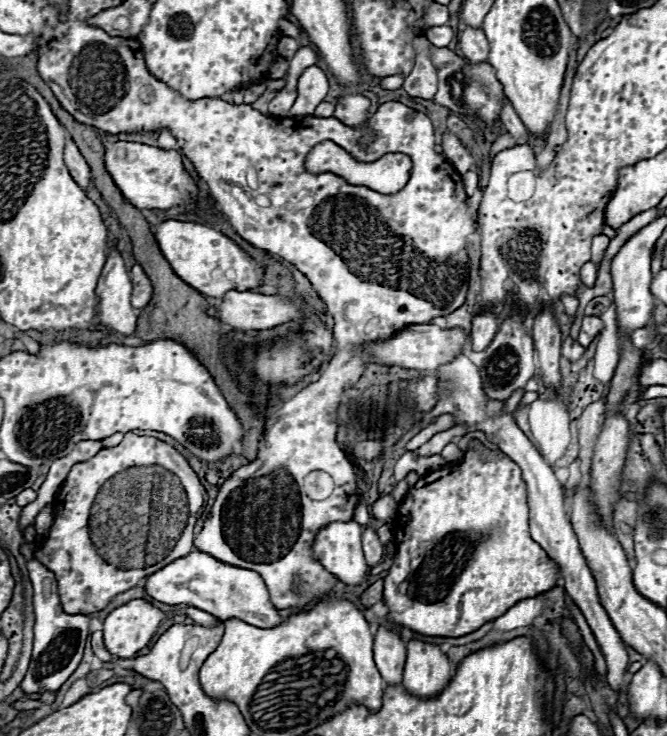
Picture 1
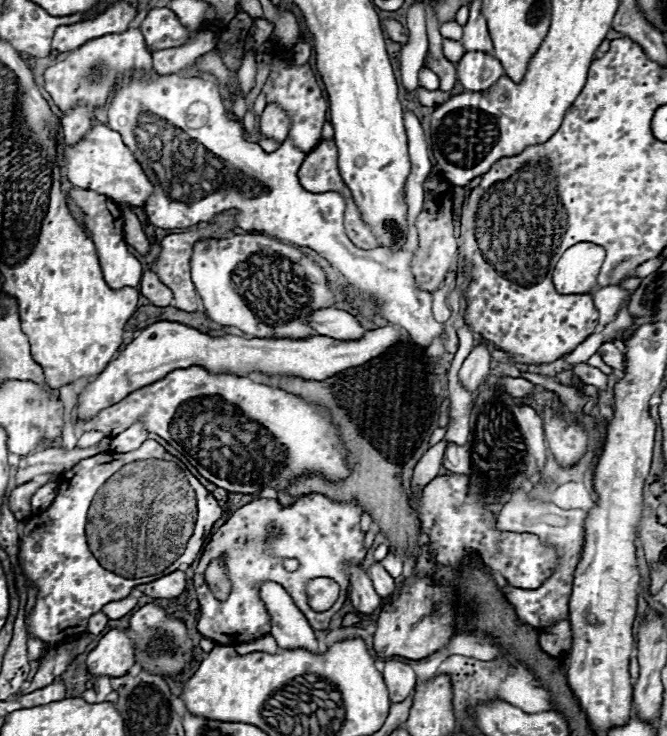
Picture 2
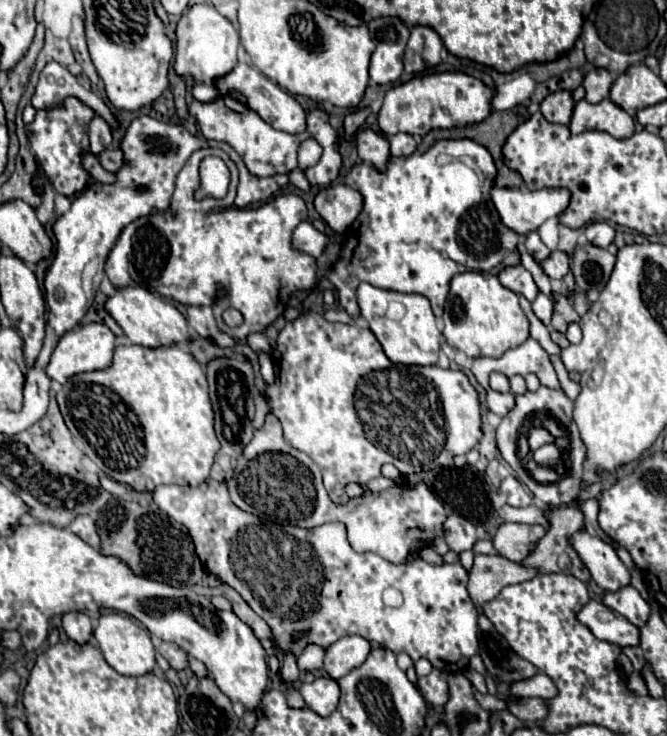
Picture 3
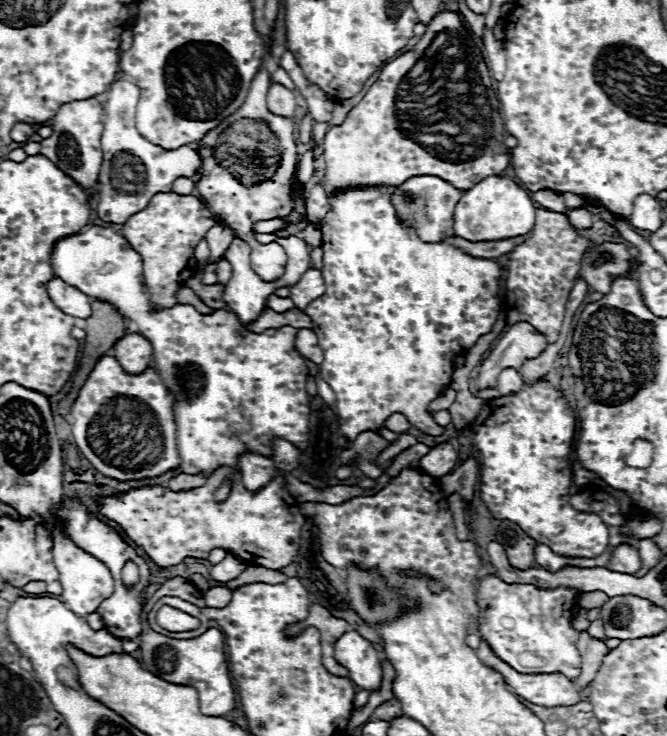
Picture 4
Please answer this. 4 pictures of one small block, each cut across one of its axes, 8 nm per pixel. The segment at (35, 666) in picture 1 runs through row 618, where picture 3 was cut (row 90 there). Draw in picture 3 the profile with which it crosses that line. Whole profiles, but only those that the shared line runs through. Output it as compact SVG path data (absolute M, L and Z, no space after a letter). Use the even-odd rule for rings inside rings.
M50 62L40 74L40 82L32 96L32 106L36 110L58 108L64 104L64 100L68 96L74 96L80 102L84 102L86 106L90 106L92 110L96 110L112 128L118 126L118 120L114 118L114 114L110 112L110 108L104 104L104 100L100 96L86 90L76 80L76 76L72 76L64 66L60 66L58 62Z

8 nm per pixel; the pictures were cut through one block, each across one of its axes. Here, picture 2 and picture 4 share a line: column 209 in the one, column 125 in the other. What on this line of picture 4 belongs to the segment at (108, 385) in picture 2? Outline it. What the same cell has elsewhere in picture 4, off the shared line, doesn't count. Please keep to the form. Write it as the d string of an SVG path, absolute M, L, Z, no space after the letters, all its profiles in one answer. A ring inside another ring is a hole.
M126 334L118 338L112 346L112 354L130 374L144 372L152 362L152 346L142 334Z

